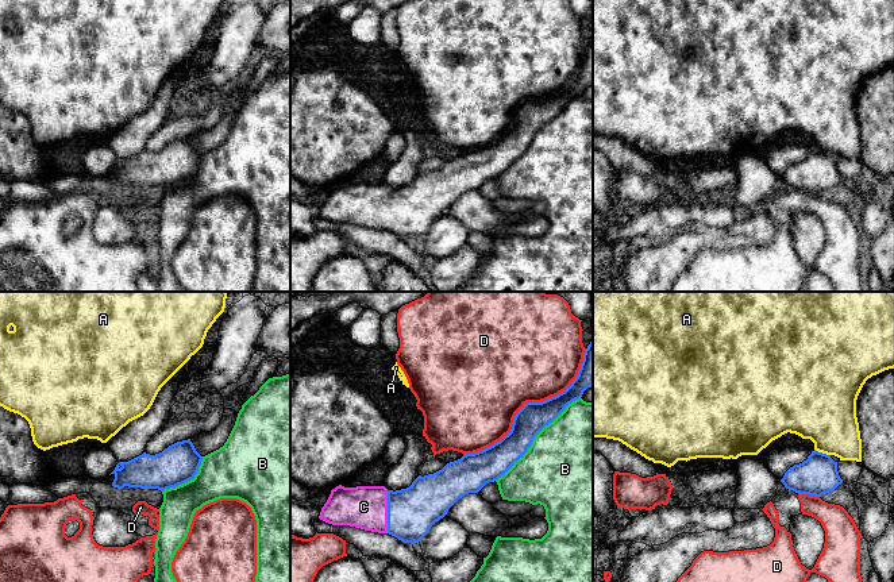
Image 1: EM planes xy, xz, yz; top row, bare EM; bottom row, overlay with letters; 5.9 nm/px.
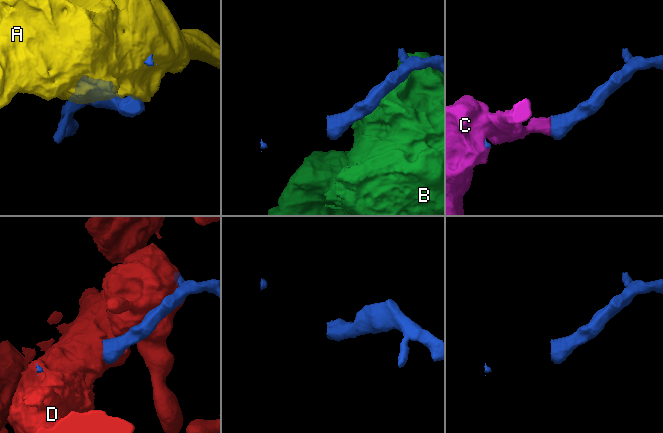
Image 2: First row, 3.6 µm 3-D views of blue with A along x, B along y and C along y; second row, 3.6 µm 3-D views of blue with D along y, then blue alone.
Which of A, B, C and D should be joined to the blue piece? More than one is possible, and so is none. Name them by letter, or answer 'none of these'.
C

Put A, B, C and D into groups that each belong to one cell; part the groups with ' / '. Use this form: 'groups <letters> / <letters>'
groups A / B / C / D

